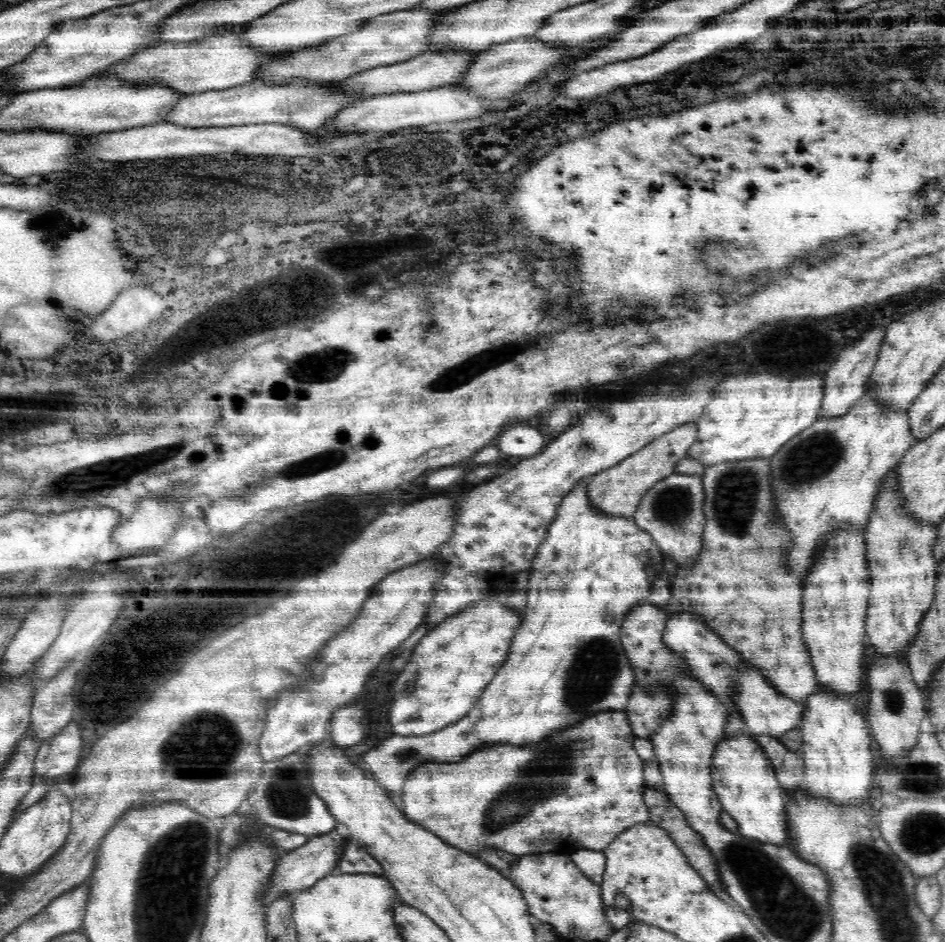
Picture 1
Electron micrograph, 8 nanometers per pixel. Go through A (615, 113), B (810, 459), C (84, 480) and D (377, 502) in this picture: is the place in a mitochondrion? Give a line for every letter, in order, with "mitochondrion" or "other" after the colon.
A: other
B: mitochondrion
C: mitochondrion
D: other

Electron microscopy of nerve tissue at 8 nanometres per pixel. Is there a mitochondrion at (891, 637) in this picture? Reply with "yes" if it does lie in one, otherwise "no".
no

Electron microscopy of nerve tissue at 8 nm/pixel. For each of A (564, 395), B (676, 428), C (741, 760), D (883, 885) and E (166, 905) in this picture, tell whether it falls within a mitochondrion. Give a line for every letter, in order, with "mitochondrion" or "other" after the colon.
A: other
B: other
C: other
D: mitochondrion
E: mitochondrion

